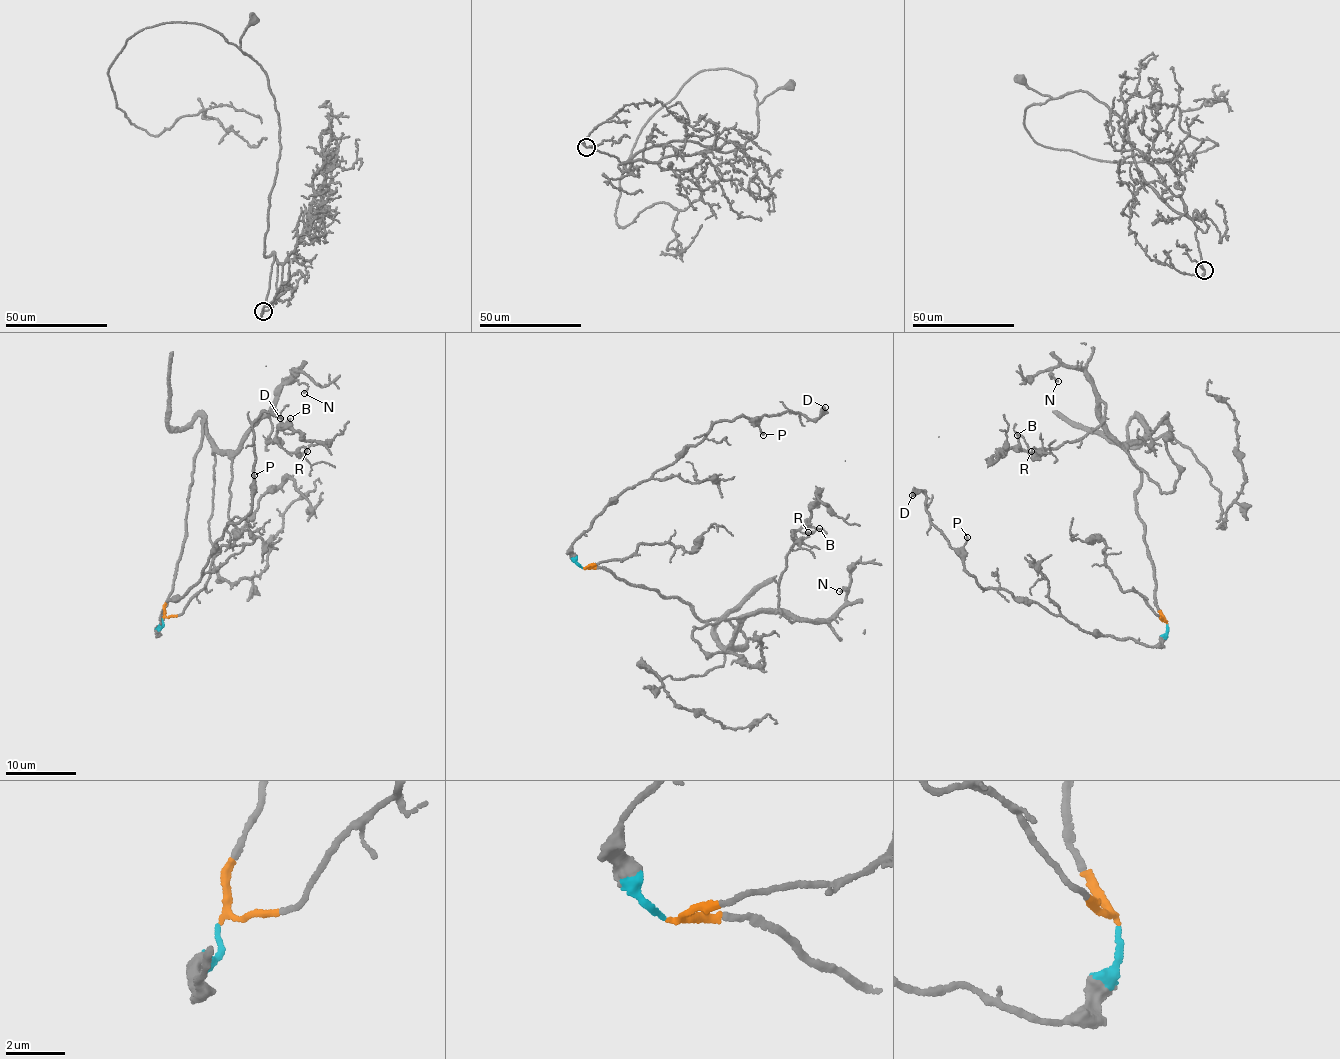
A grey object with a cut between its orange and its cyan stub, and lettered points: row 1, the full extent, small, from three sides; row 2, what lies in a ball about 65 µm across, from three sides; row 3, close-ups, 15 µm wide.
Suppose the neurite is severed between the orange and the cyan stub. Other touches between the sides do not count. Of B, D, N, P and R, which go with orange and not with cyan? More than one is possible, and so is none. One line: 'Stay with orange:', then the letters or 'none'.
Stay with orange: B, N, R

